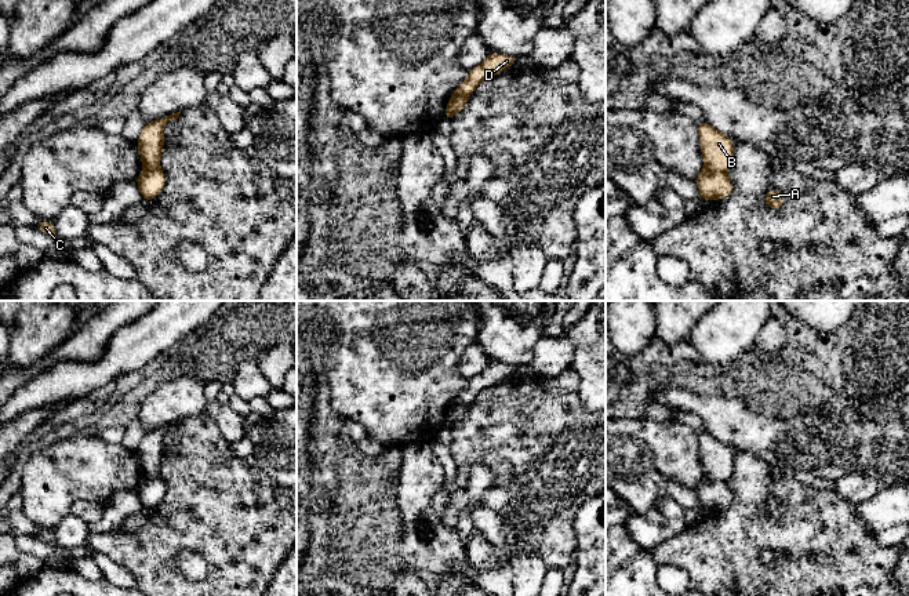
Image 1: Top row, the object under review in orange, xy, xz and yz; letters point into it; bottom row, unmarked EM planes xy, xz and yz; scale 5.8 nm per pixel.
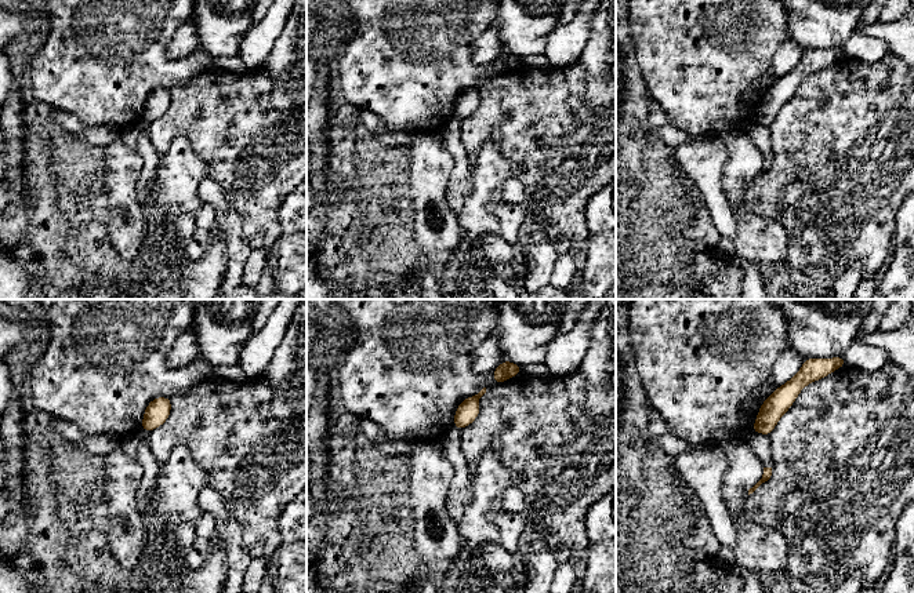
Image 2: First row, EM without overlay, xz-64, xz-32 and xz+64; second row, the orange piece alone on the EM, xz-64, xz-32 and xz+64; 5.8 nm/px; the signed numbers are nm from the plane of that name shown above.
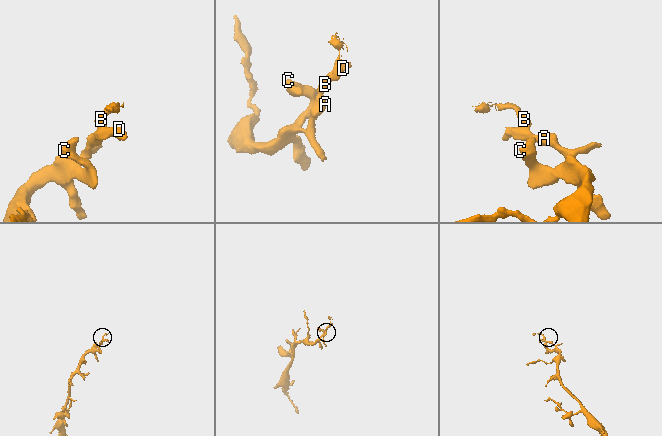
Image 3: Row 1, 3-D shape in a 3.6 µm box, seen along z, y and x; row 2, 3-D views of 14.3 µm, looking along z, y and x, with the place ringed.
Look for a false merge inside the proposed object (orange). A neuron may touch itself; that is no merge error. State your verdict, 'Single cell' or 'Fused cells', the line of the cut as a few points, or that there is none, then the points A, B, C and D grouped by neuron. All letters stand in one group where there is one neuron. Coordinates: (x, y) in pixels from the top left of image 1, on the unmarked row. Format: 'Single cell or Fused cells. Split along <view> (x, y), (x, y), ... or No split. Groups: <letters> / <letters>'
Fused cells. Split along yz (705, 476), (712, 480), (724, 482). Groups: A C D / B

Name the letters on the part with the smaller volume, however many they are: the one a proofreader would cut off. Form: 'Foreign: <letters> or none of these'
Foreign: B

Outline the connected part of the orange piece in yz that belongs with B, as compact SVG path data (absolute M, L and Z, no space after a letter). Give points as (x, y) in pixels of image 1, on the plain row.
M708 430L697 432L703 476L712 481L727 481L734 472L732 447Z

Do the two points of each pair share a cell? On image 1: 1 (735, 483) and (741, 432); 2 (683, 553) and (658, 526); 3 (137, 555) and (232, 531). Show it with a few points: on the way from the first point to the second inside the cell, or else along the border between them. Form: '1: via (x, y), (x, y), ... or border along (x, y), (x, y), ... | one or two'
1: border along (733, 447), (746, 451), (768, 465) | two
2: border along (686, 529), (662, 541), (651, 551) | two
3: via (160, 538), (180, 527), (208, 527) | one

